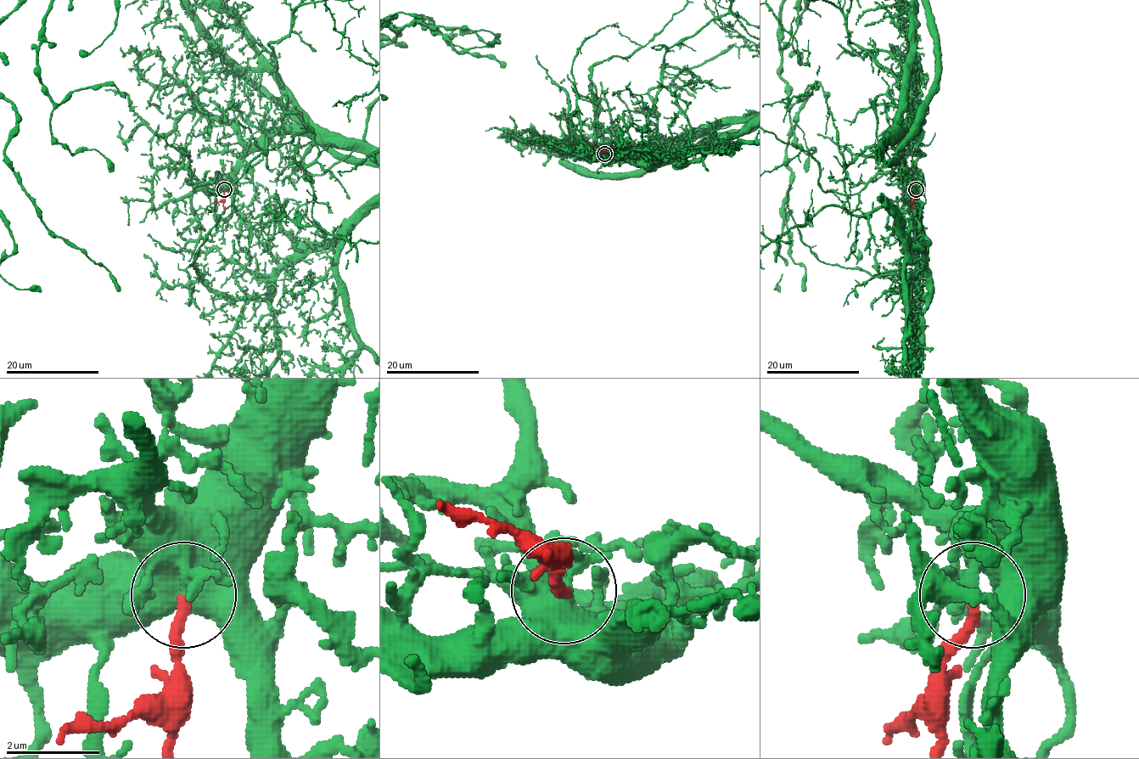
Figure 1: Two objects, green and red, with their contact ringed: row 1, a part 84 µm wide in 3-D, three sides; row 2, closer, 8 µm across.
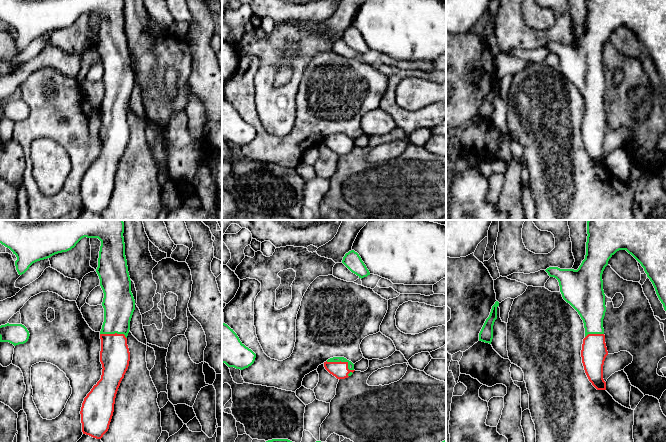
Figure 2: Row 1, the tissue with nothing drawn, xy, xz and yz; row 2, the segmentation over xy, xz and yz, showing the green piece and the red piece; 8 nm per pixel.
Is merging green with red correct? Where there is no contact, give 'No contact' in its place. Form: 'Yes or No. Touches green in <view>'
Yes. Touches green in xz

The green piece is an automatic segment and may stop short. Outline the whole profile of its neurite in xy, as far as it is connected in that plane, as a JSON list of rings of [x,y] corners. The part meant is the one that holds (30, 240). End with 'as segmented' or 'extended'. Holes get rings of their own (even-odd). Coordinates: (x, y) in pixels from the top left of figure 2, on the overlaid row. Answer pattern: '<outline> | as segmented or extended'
[[[0,220],[0,243],[16,255],[15,266],[19,275],[37,261],[71,250],[84,237],[101,241],[96,272],[104,293],[104,322],[100,331],[103,369],[101,379],[84,398],[80,411],[83,434],[96,439],[101,439],[109,429],[116,394],[130,361],[127,336],[135,300],[131,292],[123,233],[123,220]]] | extended

